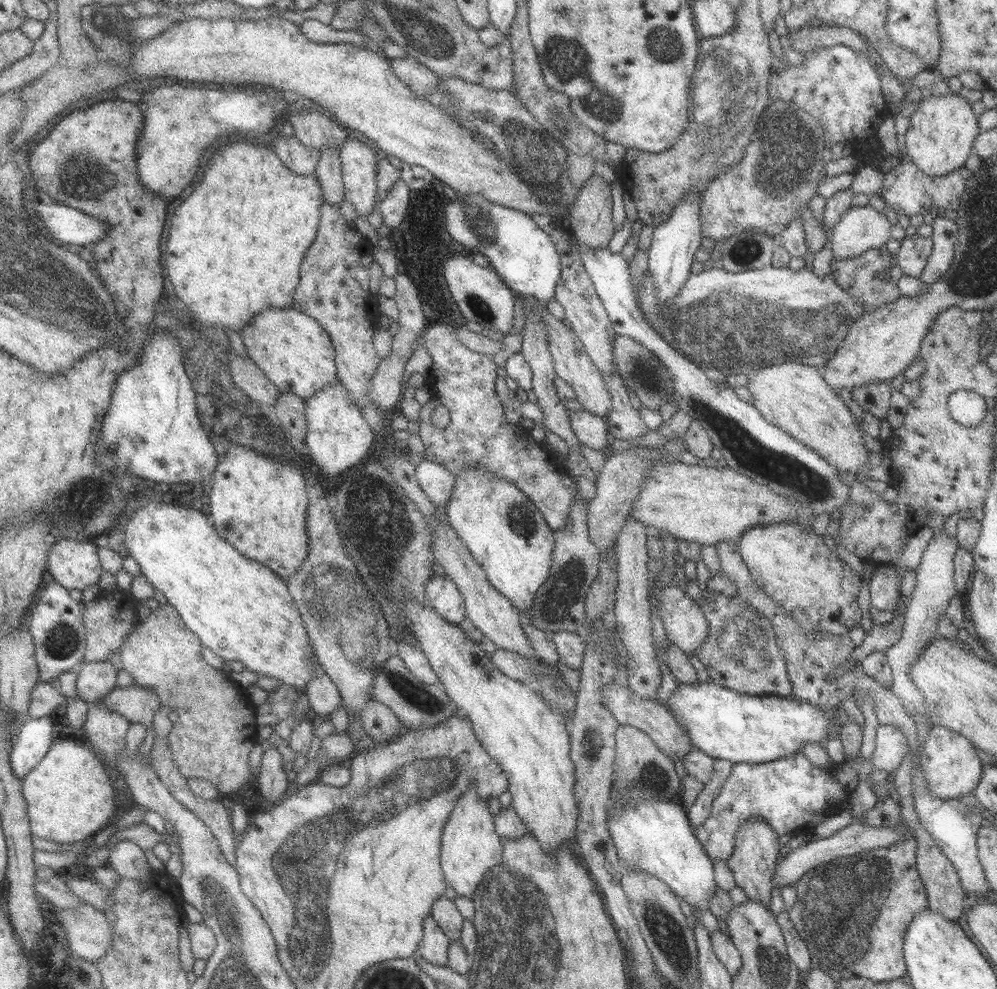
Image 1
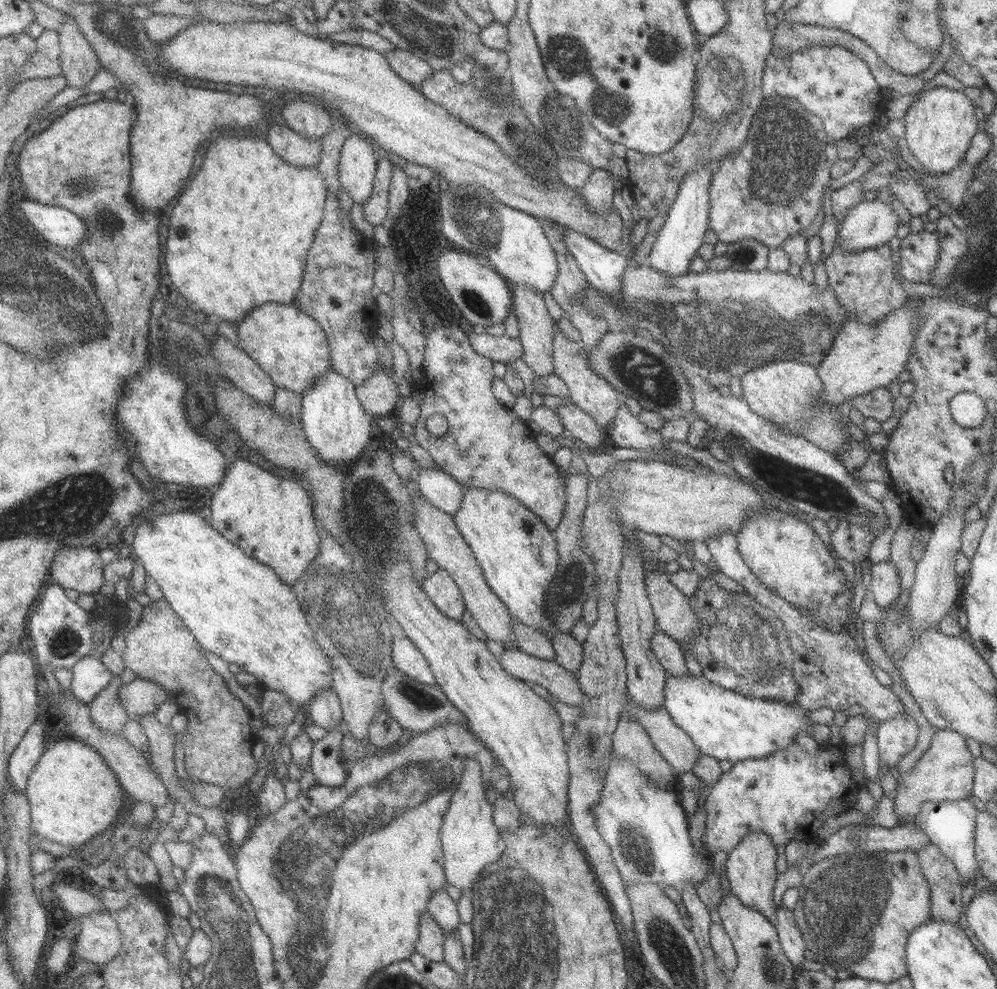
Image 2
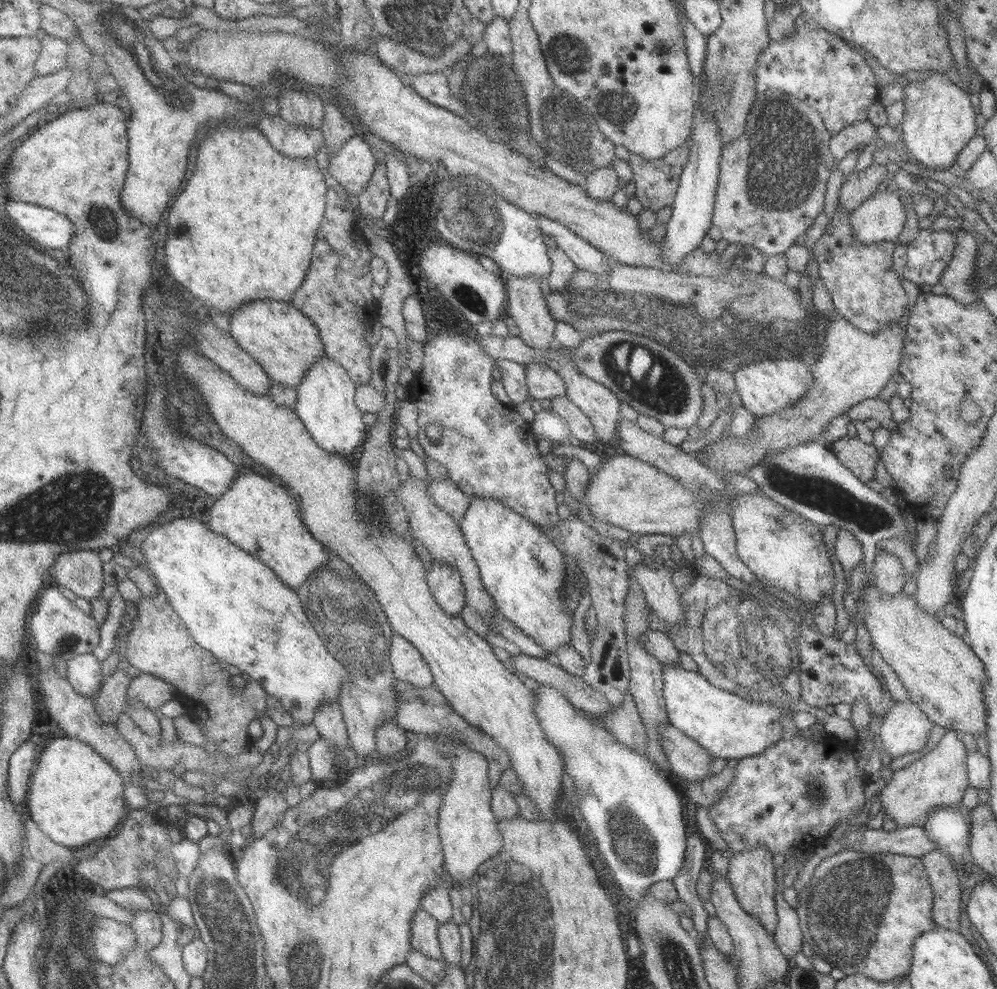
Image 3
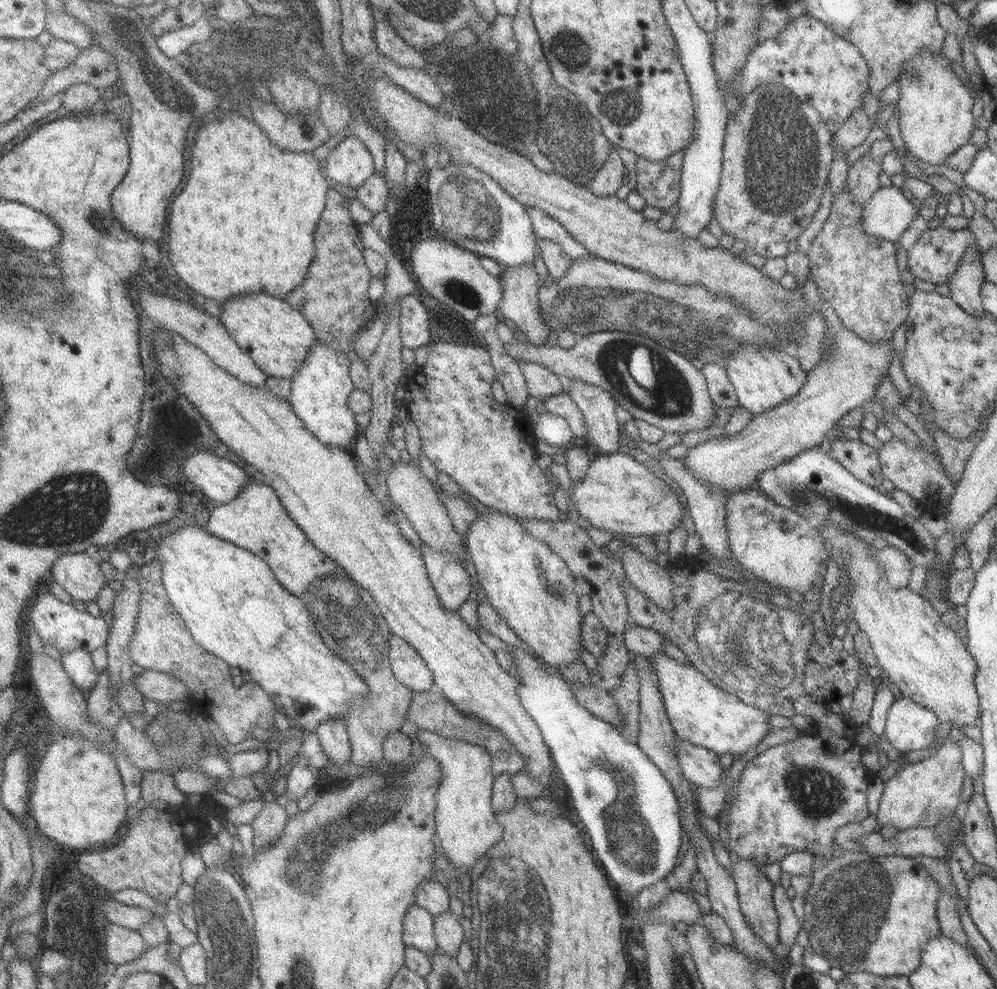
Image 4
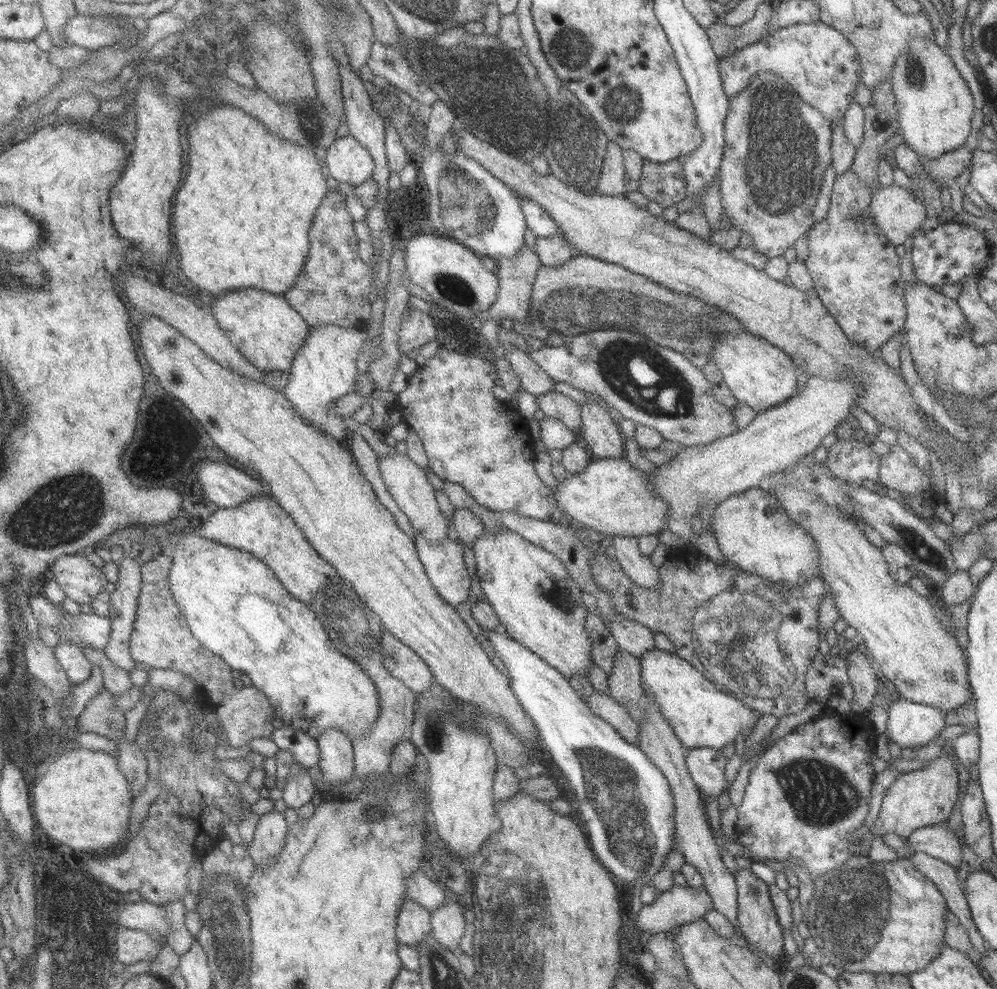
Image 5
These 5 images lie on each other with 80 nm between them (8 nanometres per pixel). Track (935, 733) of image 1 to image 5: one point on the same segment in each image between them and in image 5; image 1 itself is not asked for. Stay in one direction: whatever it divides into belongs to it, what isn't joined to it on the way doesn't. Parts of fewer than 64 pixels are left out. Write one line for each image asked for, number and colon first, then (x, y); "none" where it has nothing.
2: (946, 771)
3: (940, 778)
4: (921, 795)
5: (926, 797)

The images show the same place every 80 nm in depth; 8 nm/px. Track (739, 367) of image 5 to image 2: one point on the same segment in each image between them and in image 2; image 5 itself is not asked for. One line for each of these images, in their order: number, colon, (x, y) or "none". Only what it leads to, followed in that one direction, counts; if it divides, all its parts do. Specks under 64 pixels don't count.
2: (787, 392)
3: (767, 386)
4: (764, 378)

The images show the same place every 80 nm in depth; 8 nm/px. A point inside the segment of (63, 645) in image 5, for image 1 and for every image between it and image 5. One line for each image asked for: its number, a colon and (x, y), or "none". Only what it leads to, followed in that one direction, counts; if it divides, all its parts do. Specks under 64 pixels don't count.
1: (96, 680)
2: (91, 676)
3: (86, 672)
4: (79, 663)

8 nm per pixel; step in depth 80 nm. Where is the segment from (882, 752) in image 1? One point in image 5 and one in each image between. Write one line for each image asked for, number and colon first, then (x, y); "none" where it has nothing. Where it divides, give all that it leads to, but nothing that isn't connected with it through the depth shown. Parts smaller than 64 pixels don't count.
2: (897, 736)
3: (905, 728)
4: (910, 726)
5: (913, 725)

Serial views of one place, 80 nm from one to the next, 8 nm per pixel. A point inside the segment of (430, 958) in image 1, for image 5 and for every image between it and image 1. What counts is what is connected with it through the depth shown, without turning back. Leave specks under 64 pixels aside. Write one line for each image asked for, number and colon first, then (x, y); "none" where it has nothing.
2: (430, 942)
3: (423, 927)
4: (418, 930)
5: (413, 921)

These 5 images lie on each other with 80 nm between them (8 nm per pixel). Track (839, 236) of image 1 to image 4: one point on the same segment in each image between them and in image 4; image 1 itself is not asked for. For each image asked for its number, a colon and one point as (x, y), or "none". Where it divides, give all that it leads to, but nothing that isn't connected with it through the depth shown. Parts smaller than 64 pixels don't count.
2: (870, 224)
3: (881, 217)
4: (887, 215)

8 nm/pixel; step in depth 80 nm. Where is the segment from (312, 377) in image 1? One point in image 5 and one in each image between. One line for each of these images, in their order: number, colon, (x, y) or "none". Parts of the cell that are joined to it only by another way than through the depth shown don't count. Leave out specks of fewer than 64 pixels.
2: (291, 345)
3: (288, 343)
4: (275, 332)
5: (266, 327)

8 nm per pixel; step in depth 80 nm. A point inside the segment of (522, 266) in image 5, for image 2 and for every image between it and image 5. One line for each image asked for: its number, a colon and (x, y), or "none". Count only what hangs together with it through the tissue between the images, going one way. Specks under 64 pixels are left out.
2: (536, 324)
3: (526, 305)
4: (520, 286)

